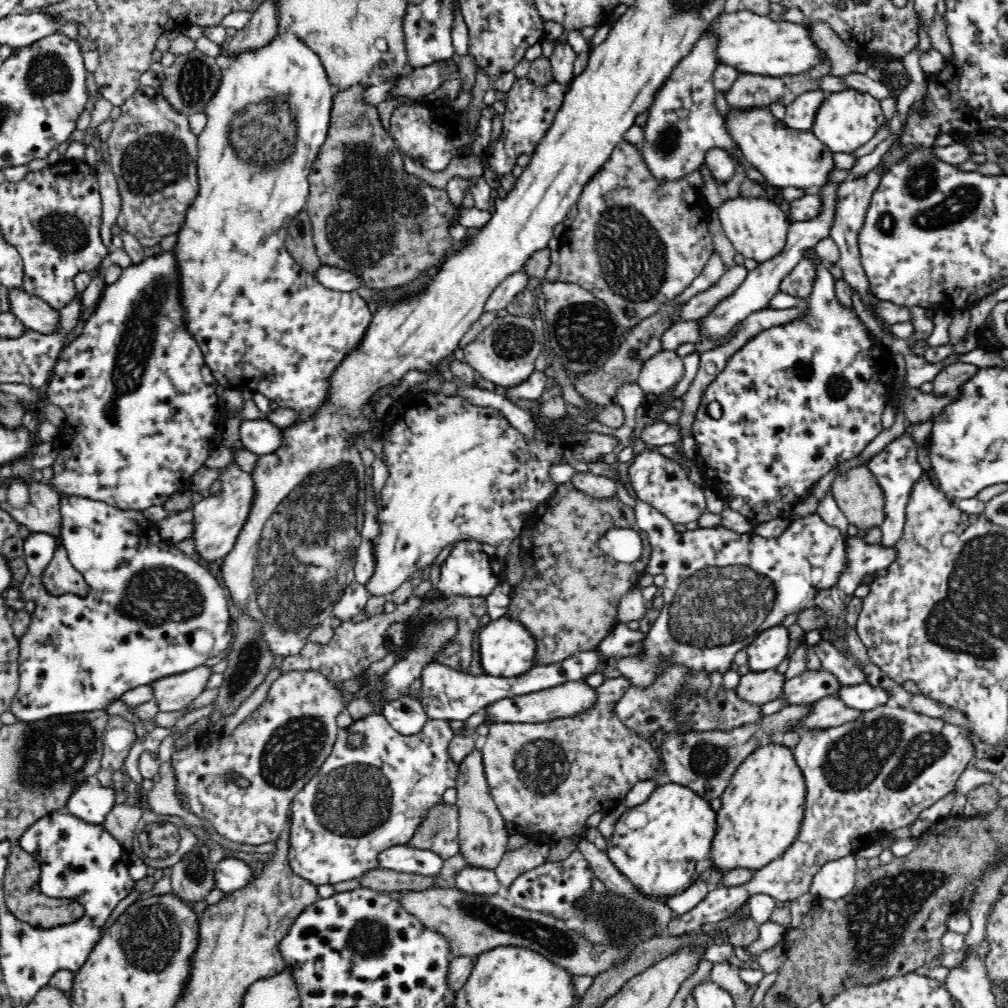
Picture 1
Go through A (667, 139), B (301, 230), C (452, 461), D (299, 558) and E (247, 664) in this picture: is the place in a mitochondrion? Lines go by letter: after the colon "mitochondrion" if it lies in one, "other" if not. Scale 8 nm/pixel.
A: mitochondrion
B: mitochondrion
C: mitochondrion
D: mitochondrion
E: mitochondrion

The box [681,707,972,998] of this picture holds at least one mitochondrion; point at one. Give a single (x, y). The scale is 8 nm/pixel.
(884, 750)

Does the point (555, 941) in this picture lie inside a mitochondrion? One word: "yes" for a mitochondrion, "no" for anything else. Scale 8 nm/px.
yes

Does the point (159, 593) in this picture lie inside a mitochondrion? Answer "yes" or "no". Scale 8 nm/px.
yes

